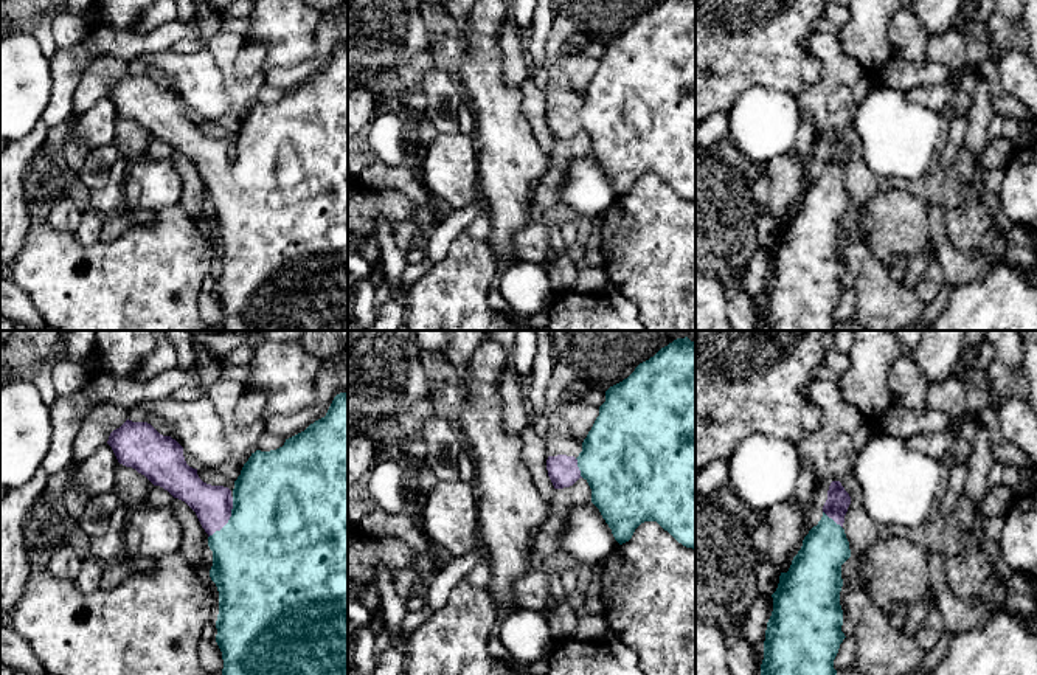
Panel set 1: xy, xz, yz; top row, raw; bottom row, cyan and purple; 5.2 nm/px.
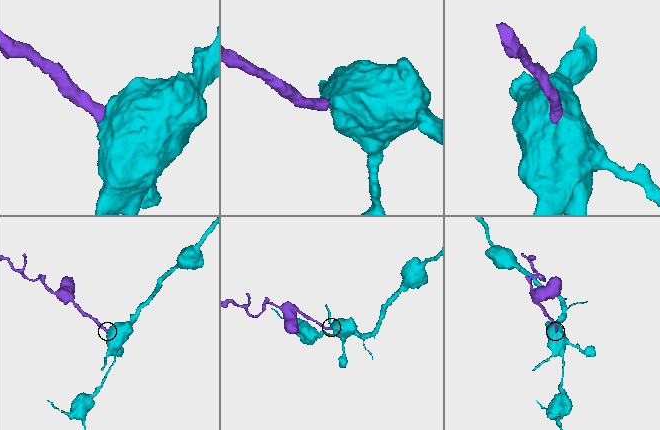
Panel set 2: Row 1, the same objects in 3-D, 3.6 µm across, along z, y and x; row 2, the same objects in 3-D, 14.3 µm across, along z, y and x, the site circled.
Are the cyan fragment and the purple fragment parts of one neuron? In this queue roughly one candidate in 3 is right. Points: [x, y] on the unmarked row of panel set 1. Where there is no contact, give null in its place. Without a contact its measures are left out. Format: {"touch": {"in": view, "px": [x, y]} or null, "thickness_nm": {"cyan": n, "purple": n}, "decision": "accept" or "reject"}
{"touch": {"in": "xy", "px": [230, 171]}, "thickness_nm": {"cyan": 500, "purple": 200}, "decision": "accept"}

